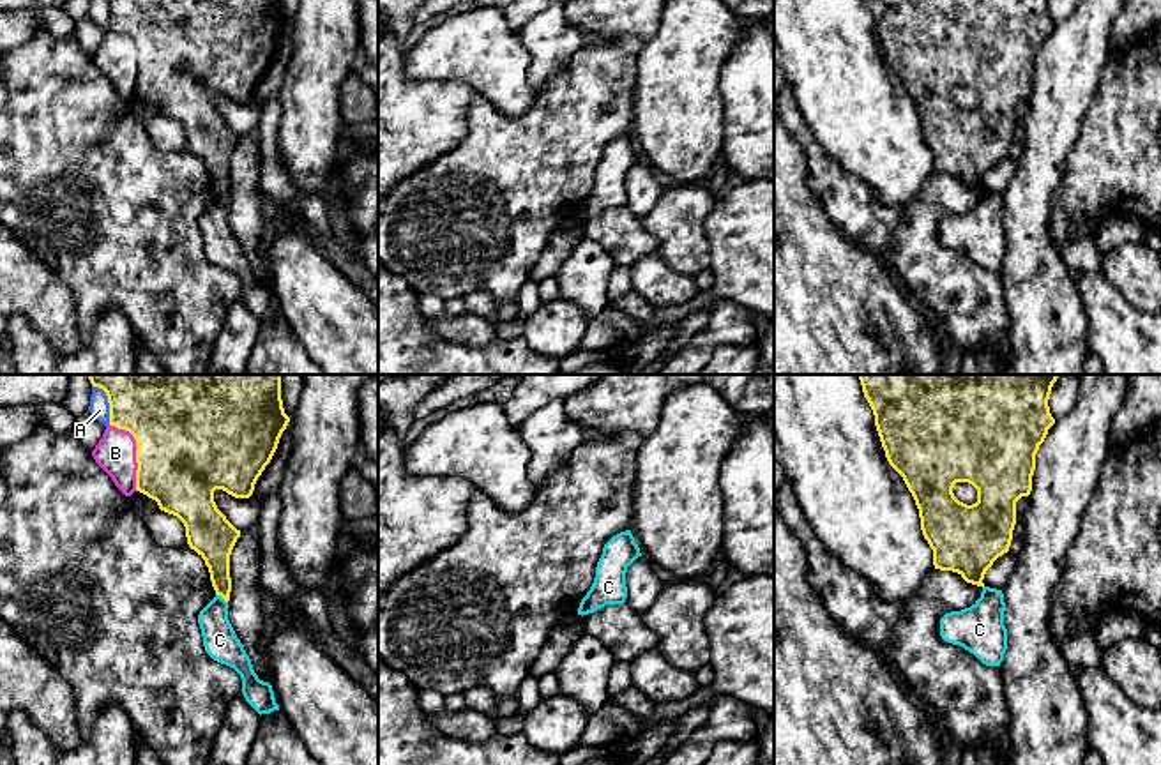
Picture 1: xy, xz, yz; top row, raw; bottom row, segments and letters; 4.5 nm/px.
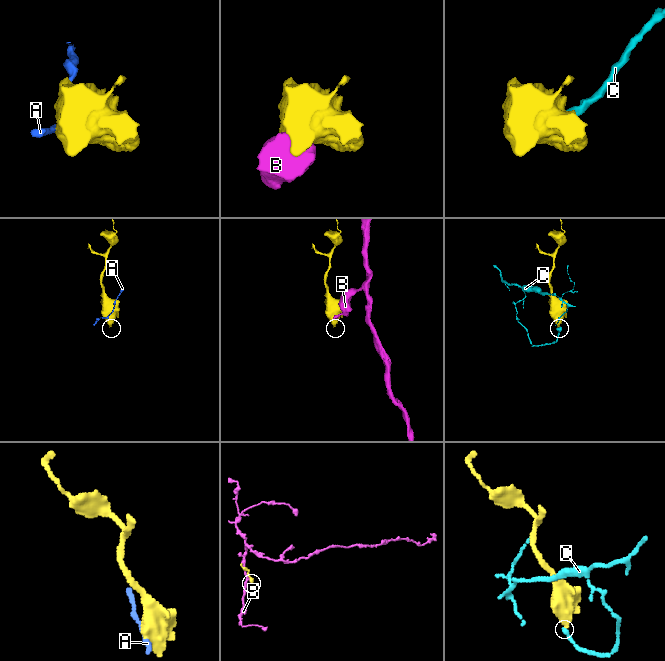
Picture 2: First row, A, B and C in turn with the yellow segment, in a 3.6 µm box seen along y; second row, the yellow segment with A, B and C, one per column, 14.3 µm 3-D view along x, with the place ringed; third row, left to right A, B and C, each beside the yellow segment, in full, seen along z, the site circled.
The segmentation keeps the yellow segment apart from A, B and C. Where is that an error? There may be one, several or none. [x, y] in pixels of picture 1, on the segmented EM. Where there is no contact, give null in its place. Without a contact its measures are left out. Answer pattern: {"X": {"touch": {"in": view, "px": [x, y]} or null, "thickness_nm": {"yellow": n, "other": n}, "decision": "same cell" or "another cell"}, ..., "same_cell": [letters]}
{"A": {"touch": {"in": "xy", "px": [108, 401]}, "thickness_nm": {"yellow": 500, "other": 90}, "decision": "another cell"}, "B": {"touch": {"in": "xy", "px": [136, 453]}, "thickness_nm": {"yellow": 480, "other": 190}, "decision": "another cell"}, "C": {"touch": {"in": "xy", "px": [221, 596]}, "thickness_nm": {"yellow": 170, "other": 160}, "decision": "another cell"}, "same_cell": []}

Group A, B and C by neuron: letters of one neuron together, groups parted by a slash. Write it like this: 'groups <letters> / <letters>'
groups A / B / C

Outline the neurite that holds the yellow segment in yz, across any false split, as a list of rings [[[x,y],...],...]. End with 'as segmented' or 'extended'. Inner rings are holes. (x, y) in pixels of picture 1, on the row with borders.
[[[857,375],[868,399],[875,426],[885,451],[889,465],[903,477],[919,509],[921,530],[930,548],[933,549],[933,565],[940,571],[958,572],[967,583],[984,587],[983,579],[993,562],[1009,551],[1013,530],[1016,525],[1016,502],[1028,496],[1032,491],[1032,475],[1036,470],[1036,454],[1044,442],[1048,429],[1055,424],[1050,413],[1048,399],[1059,375]],[[956,482],[968,482],[977,489],[977,502],[967,505],[960,502],[952,488]]]; as segmented

